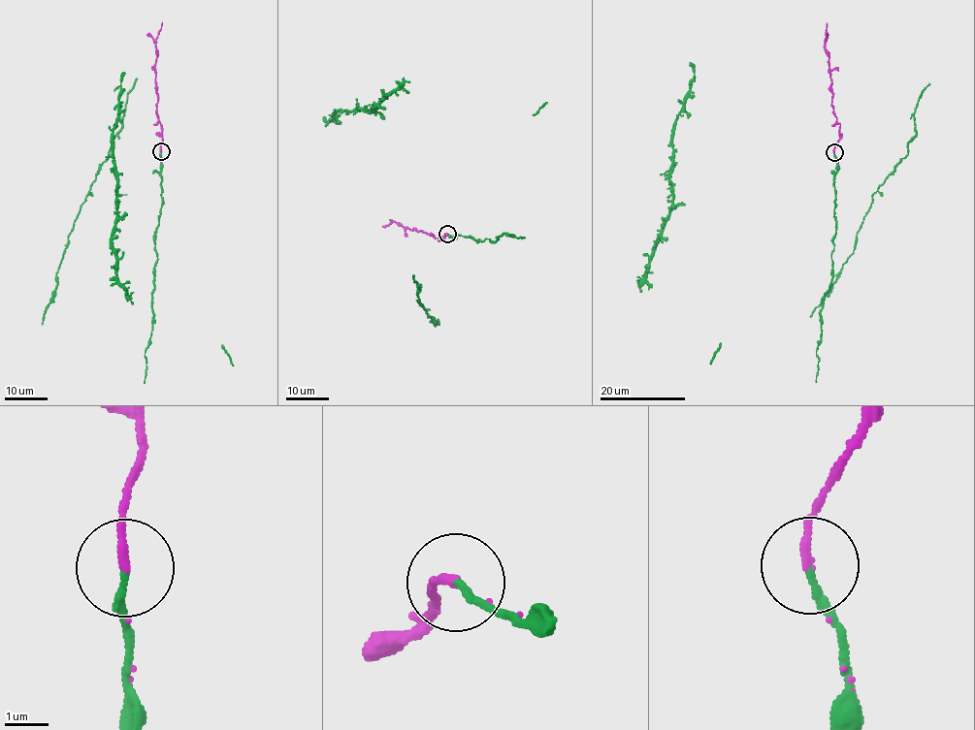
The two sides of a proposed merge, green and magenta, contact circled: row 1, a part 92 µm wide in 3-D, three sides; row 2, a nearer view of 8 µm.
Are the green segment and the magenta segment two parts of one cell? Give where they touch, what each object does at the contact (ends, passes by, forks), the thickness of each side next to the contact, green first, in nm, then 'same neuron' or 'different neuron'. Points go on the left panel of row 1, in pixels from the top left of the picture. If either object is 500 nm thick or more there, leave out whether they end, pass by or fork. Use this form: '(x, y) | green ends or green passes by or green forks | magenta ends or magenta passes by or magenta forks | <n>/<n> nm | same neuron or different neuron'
(161, 151) | green ends | magenta ends | 150/200 nm | same neuron

